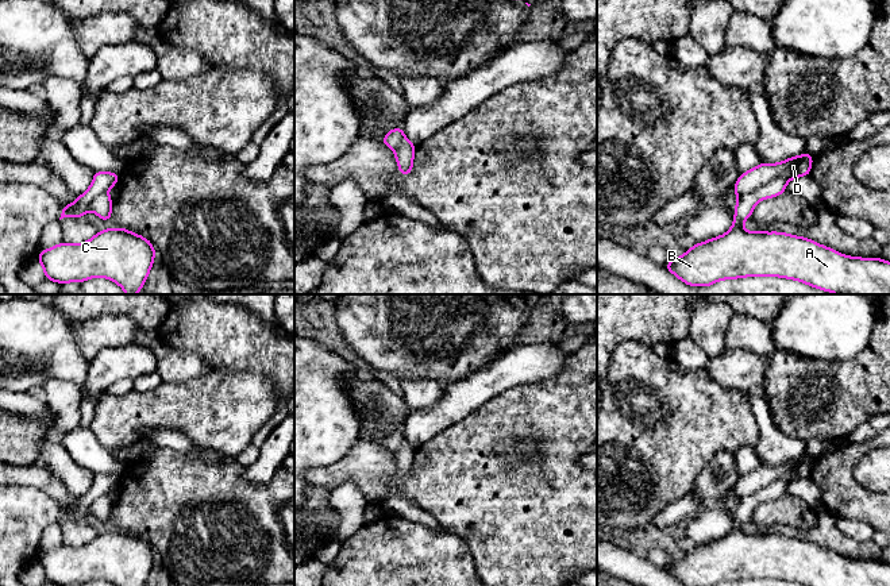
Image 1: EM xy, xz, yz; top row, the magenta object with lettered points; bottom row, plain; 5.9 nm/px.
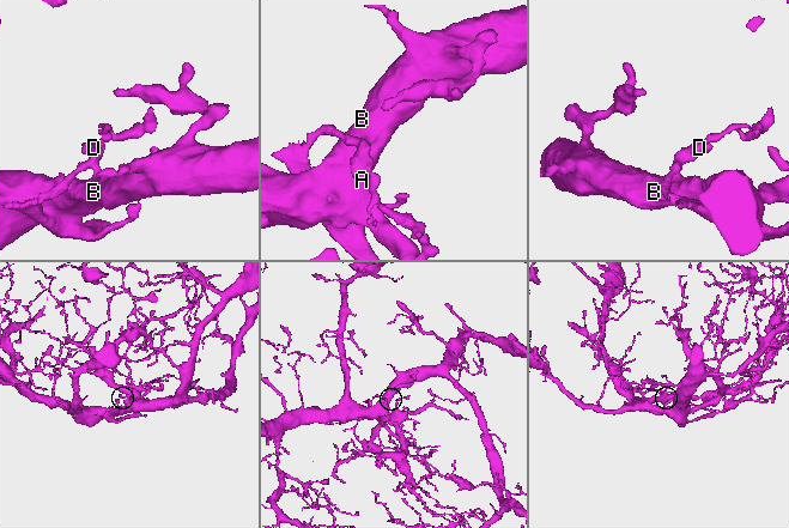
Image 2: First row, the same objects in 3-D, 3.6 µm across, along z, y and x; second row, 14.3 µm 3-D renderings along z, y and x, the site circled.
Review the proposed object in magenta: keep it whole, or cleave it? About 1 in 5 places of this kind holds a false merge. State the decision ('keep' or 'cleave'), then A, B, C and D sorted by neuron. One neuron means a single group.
cleave; groups A B C / D

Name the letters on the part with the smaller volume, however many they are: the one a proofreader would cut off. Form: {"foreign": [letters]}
{"foreign": ["D"]}

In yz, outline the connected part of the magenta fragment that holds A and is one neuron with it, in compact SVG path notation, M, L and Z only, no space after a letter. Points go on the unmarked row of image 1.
M774 481L736 504L733 527L728 535L696 545L682 559L674 559L664 570L685 586L714 586L743 579L782 579L804 586L890 586L890 564L879 560L843 558L816 543L785 535L748 535L743 524L751 520L754 509L782 497L790 482Z

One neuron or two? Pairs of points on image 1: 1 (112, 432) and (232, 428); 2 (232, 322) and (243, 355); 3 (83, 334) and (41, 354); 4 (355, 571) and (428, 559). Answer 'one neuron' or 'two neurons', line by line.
1: one neuron
2: one neuron
3: two neurons
4: one neuron

